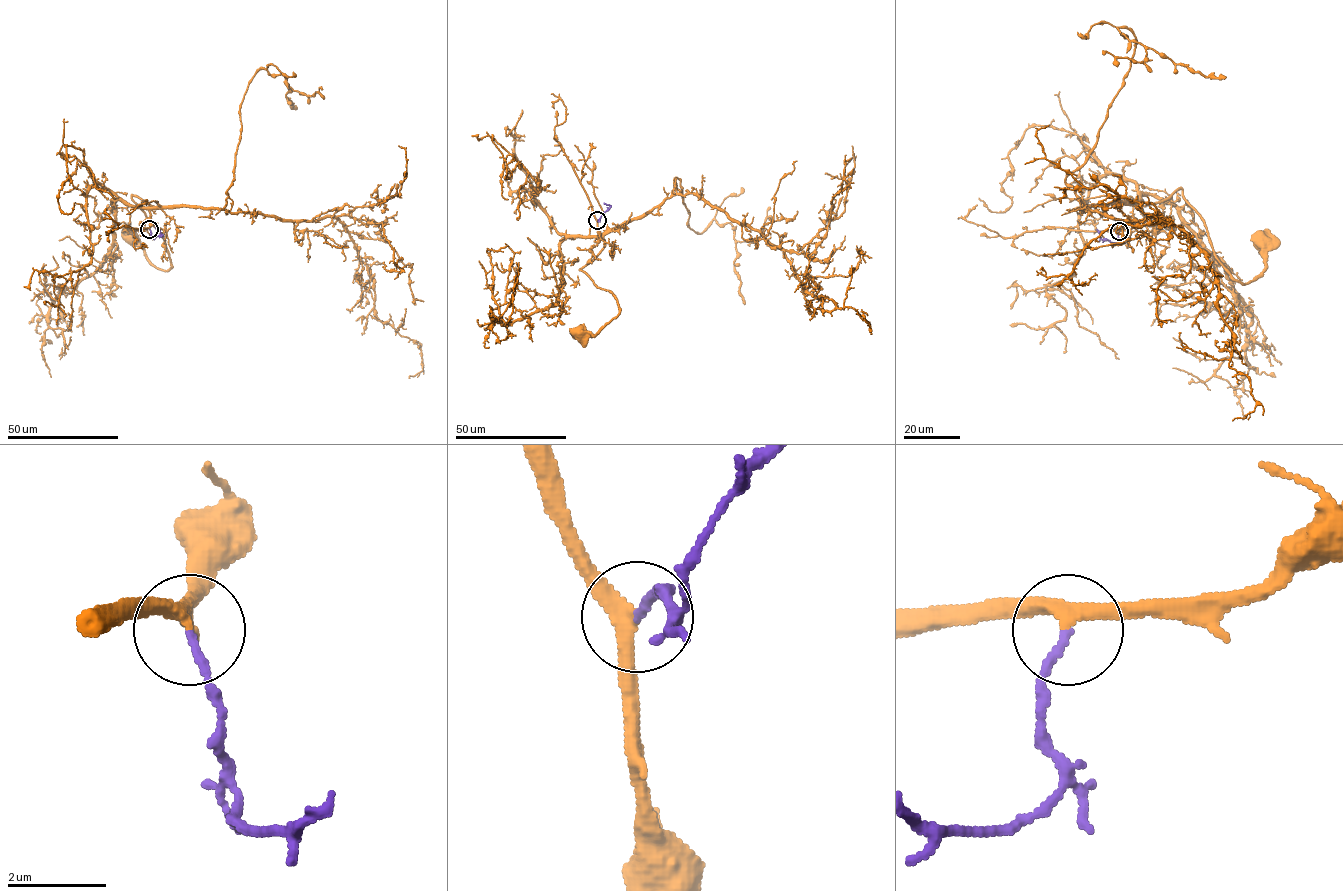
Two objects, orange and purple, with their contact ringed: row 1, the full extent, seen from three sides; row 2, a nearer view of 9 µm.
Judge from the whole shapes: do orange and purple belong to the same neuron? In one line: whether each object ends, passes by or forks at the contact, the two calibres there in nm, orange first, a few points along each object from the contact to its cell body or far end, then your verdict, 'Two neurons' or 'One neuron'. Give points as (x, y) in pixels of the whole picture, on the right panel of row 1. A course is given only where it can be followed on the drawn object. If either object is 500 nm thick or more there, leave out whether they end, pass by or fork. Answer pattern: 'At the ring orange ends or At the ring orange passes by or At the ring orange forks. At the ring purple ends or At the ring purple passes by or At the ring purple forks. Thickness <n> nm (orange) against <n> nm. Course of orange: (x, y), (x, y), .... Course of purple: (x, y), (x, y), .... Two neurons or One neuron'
At the ring orange passes by. At the ring purple ends. Thickness 280 nm (orange) against 140 nm. Course of orange: (1120, 231), (1142, 224), (1141, 205), (1182, 190), (1214, 256), (1242, 284), (1265, 268), (1262, 242). Course of purple: (1120, 231), (1116, 242), (1103, 240), (1097, 229). One neuron

